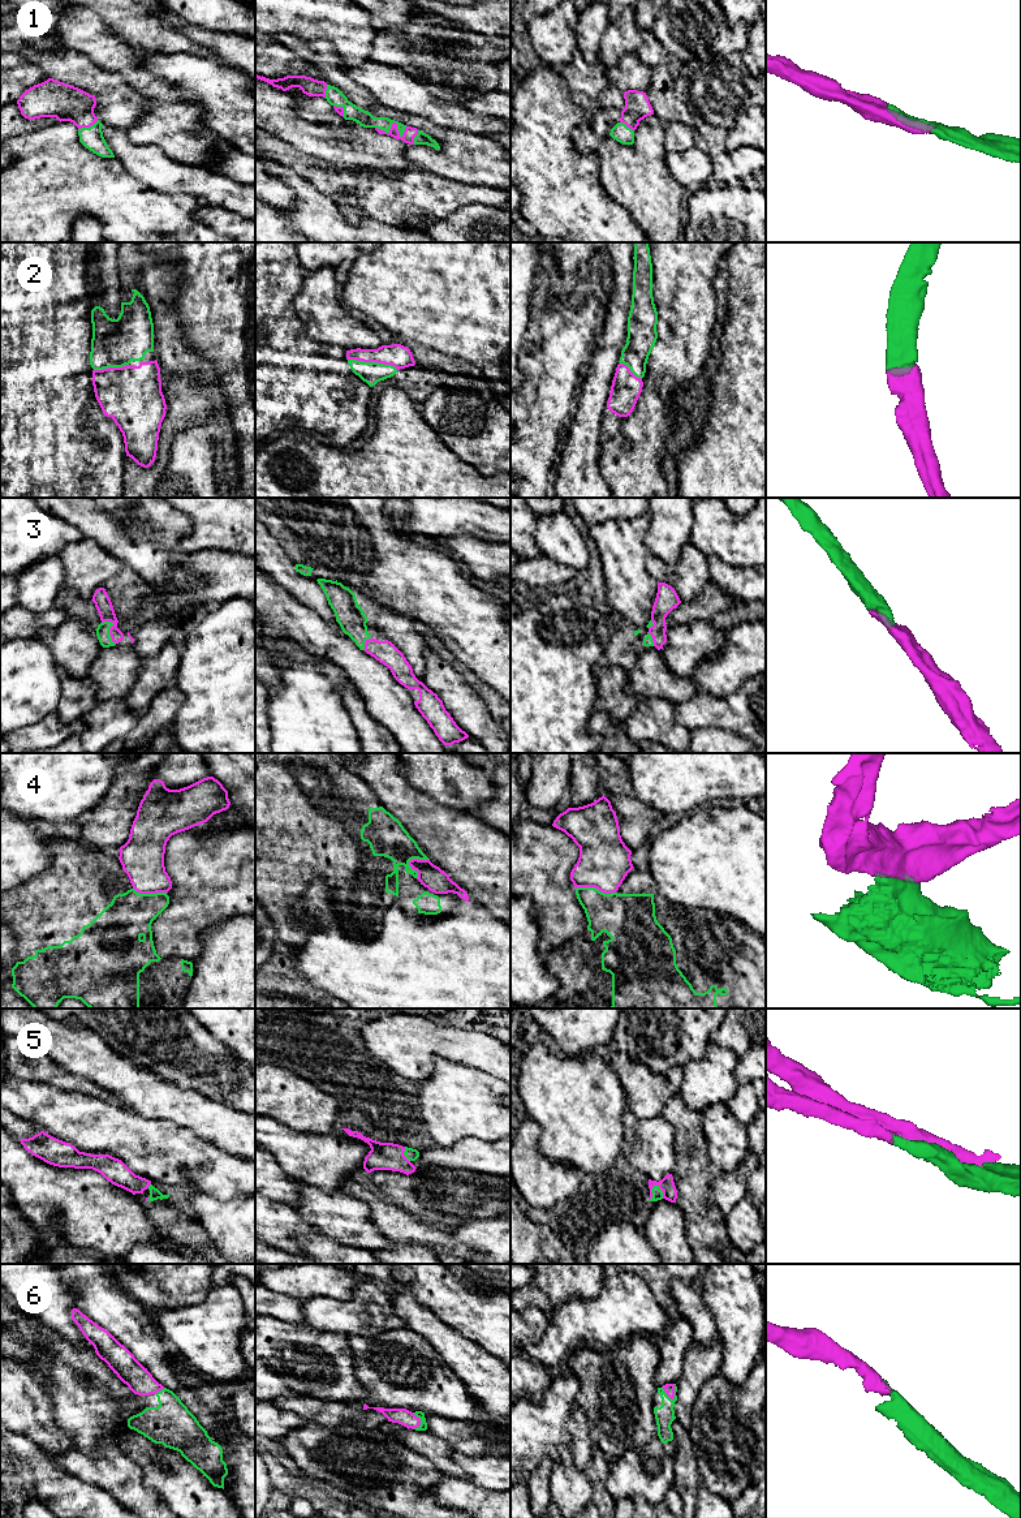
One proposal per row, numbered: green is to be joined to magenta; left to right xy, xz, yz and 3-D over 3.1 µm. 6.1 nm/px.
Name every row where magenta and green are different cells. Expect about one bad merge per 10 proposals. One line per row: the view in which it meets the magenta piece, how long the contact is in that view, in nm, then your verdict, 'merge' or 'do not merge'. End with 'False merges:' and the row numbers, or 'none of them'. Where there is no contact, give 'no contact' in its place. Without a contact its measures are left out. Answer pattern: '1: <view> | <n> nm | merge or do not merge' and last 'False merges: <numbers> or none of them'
1: xz | 200 nm | merge
2: xz | 320 nm | merge
3: xy | 170 nm | merge
4: xz | 150 nm | do not merge
5: yz | 120 nm | merge
6: yz | 110 nm | merge
False merges: 4

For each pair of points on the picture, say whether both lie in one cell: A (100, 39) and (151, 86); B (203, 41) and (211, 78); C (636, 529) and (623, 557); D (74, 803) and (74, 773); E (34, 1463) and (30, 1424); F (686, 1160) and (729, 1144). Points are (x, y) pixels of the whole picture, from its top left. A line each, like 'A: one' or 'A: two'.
A: one
B: two
C: one
D: one
E: two
F: two

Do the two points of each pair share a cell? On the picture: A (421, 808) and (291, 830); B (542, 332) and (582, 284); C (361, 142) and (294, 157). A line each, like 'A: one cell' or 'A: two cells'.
A: two cells
B: one cell
C: two cells

